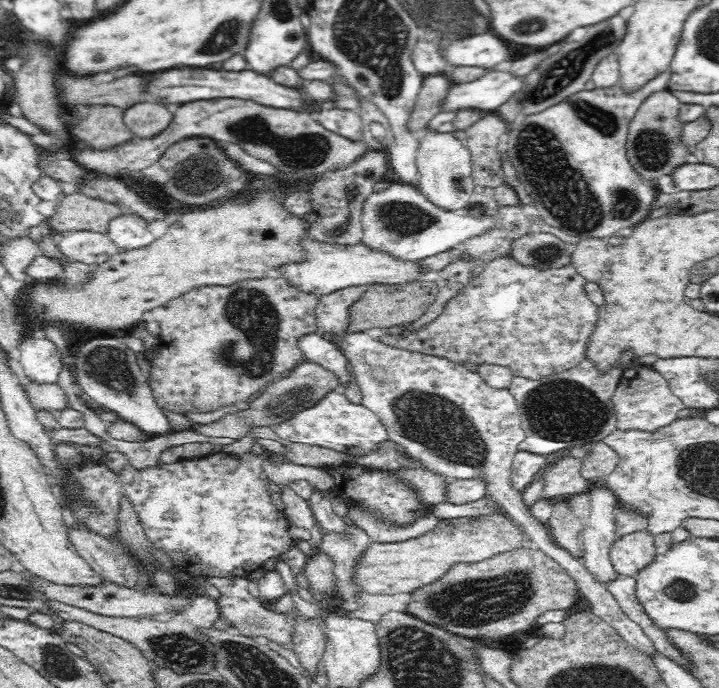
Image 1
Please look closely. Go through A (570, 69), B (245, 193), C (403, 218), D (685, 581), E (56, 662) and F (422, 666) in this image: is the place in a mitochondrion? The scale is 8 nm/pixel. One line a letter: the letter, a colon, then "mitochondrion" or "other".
A: mitochondrion
B: other
C: mitochondrion
D: mitochondrion
E: mitochondrion
F: mitochondrion

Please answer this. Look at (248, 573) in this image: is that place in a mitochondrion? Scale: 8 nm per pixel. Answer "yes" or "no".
no

